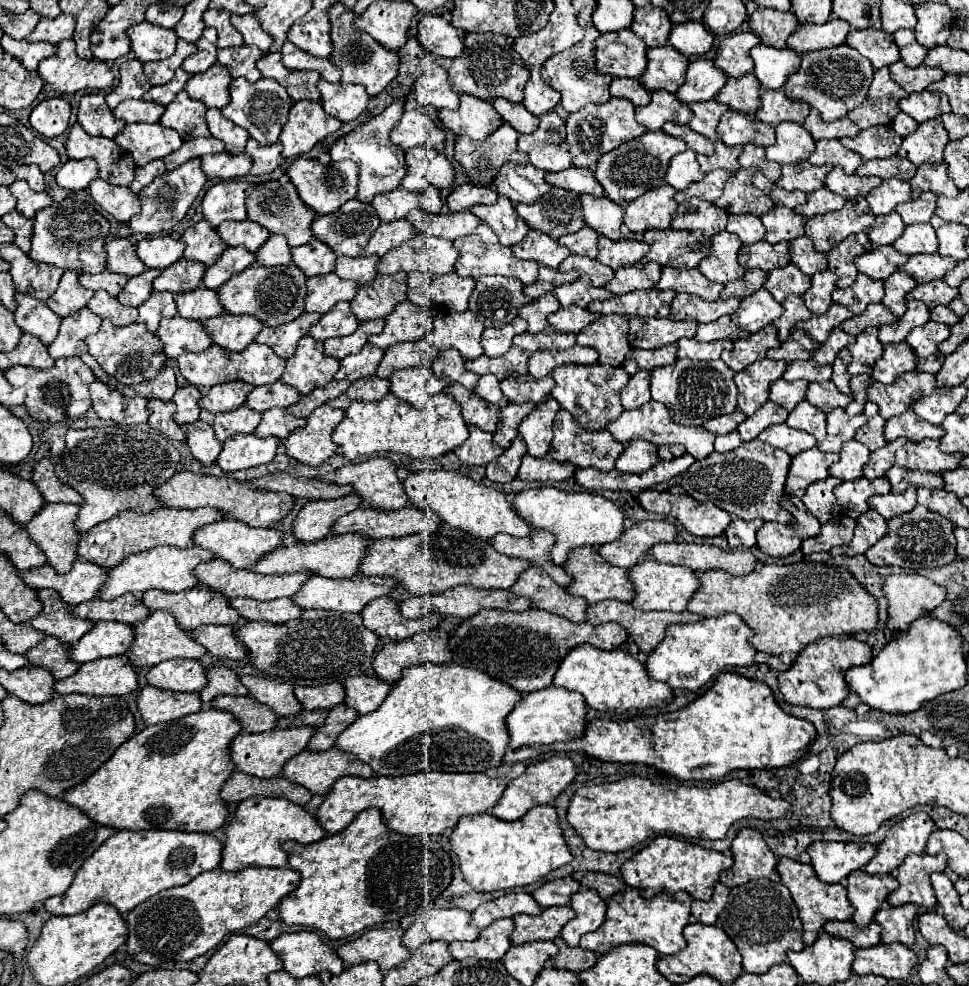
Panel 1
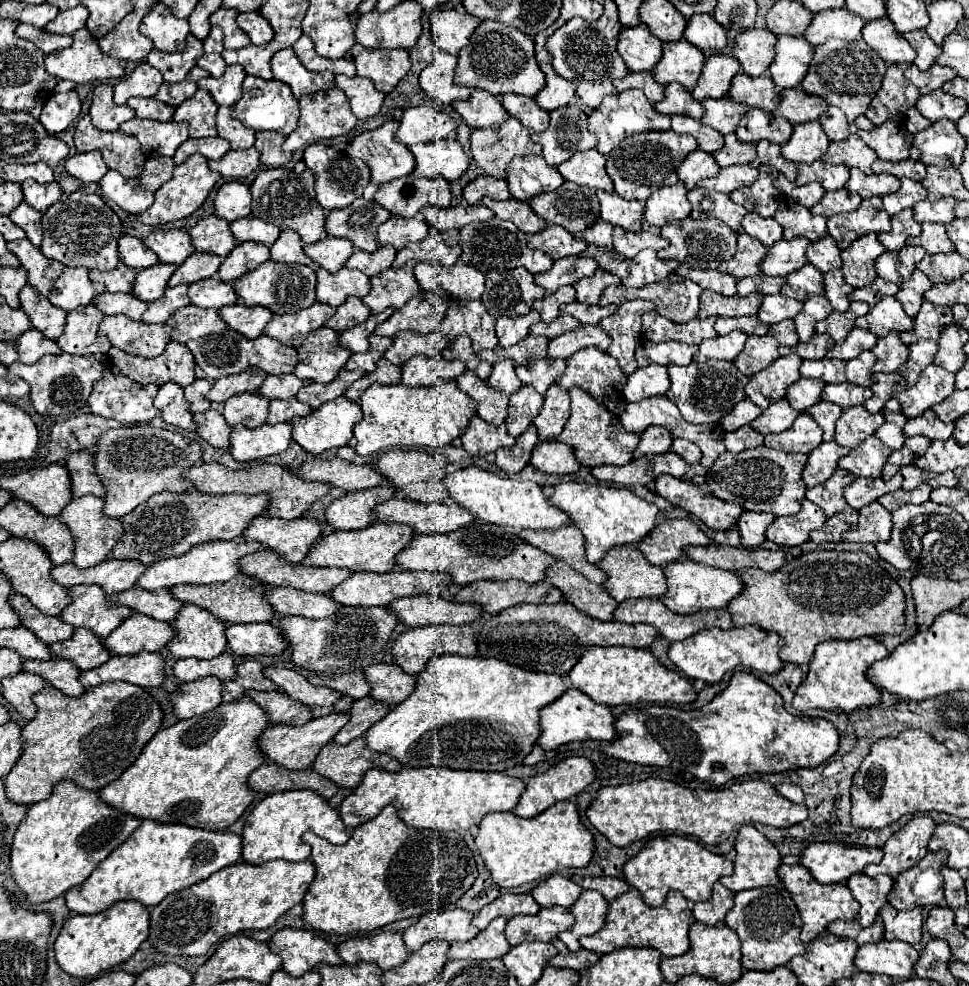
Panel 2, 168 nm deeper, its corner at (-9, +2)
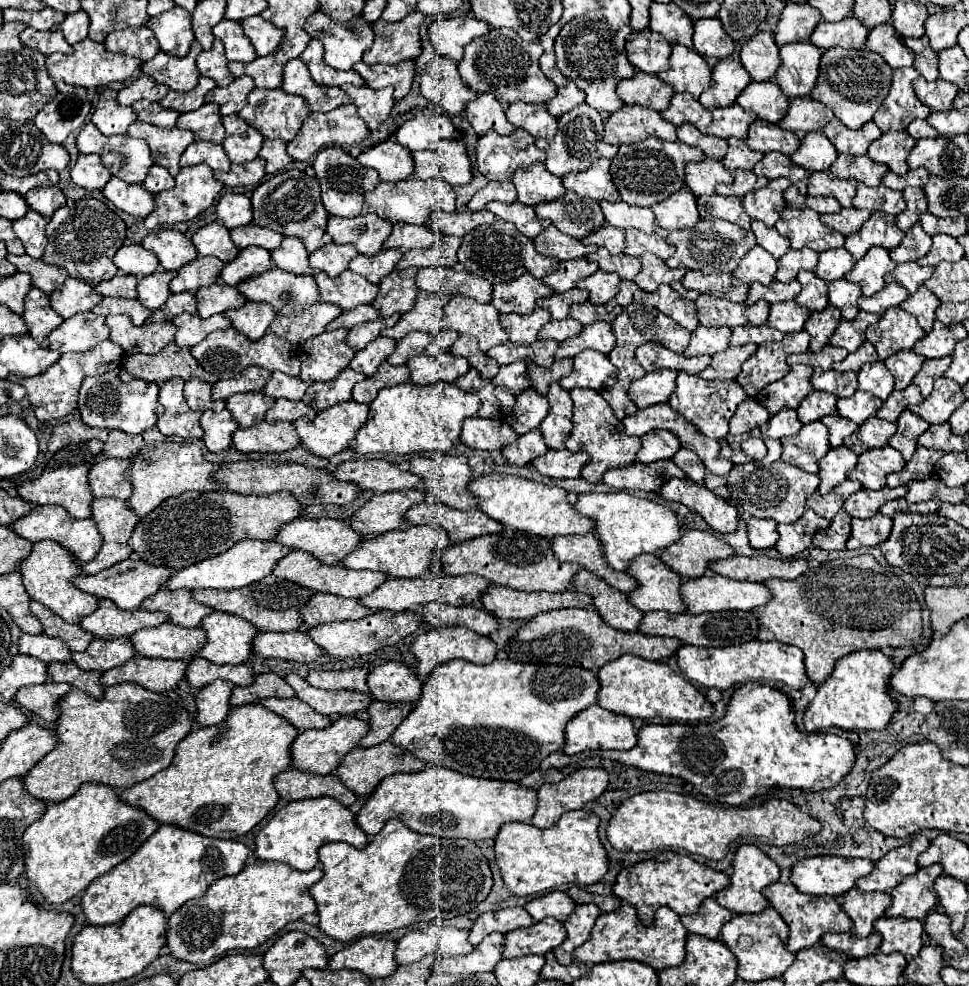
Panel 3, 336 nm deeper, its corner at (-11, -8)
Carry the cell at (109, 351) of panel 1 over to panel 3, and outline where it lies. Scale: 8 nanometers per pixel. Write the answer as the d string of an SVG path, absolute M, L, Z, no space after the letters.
M115 315L107 317L107 325L111 329L111 339L121 345L125 353L157 355L175 339L175 327L171 321L135 327L129 317Z

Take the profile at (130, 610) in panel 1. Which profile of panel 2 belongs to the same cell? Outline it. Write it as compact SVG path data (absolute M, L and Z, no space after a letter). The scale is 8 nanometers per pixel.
M137 587L129 589L127 593L111 595L109 601L131 607L137 613L151 615L153 619L159 619L159 621L173 621L175 615L179 613L179 609L185 605L179 599L175 599L169 589L145 591L145 589L137 589Z

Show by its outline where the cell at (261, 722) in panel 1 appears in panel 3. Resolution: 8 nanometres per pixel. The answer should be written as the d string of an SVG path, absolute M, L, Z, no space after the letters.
M297 697L291 699L261 699L259 701L263 707L267 707L269 711L277 713L279 717L287 719L293 727L297 727L299 731L305 729L325 729L331 725L331 719L313 711L307 703L303 703Z

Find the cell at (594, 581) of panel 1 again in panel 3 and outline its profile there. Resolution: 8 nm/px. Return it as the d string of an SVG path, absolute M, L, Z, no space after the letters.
M637 555L633 563L629 563L629 571L625 571L637 581L633 593L627 593L629 603L635 603L639 611L667 611L667 613L683 613L685 605L679 597L681 577L665 567L657 555Z

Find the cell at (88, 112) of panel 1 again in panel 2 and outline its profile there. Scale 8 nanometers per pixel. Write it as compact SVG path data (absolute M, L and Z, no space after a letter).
M101 83L93 91L93 105L89 111L93 125L103 131L117 131L117 127L135 117L135 111L127 105L113 103L113 87L109 83Z

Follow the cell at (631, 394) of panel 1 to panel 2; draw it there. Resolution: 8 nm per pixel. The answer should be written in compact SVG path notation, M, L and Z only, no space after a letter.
M665 365L639 367L627 377L627 385L623 387L623 397L627 401L641 401L655 395L665 395L671 381Z

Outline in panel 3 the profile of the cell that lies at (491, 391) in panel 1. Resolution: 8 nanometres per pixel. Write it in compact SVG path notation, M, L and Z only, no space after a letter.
M517 361L517 363L503 365L499 369L499 373L491 379L491 383L497 385L497 387L509 389L513 395L517 395L521 391L527 391L531 387L531 383L527 379L527 363L525 361Z

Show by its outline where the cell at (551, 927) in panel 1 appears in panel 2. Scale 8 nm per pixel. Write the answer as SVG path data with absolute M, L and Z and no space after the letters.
M547 907L537 915L515 915L505 927L505 939L509 945L523 941L551 941L561 931L571 929L573 921L575 917L571 917L569 909L563 907Z

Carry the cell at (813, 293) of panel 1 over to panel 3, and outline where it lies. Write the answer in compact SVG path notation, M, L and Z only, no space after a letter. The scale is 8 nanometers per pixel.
M845 279L829 281L827 287L829 287L829 301L831 301L831 305L835 305L841 311L843 319L851 321L859 313L857 299L861 297L861 289L855 283L847 283Z

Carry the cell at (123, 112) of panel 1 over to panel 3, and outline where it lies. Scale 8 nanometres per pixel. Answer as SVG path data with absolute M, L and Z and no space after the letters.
M145 99L133 103L133 109L135 109L139 121L151 123L151 125L163 127L163 129L173 129L175 127L175 121L179 117L177 111L165 109L159 103L151 103L151 101L145 101Z

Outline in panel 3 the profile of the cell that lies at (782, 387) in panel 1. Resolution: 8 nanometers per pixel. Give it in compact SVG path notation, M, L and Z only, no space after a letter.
M813 391L797 407L799 421L801 423L811 423L811 421L817 421L825 415L833 415L835 413L835 403L837 403L837 397L833 393Z

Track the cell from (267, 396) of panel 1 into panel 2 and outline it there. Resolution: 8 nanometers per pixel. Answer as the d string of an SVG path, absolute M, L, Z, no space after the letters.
M269 375L265 381L263 381L263 385L259 387L259 393L263 395L263 397L267 397L267 399L293 399L295 397L295 393L303 387L303 385L309 385L309 381L307 379L299 379L297 375Z

